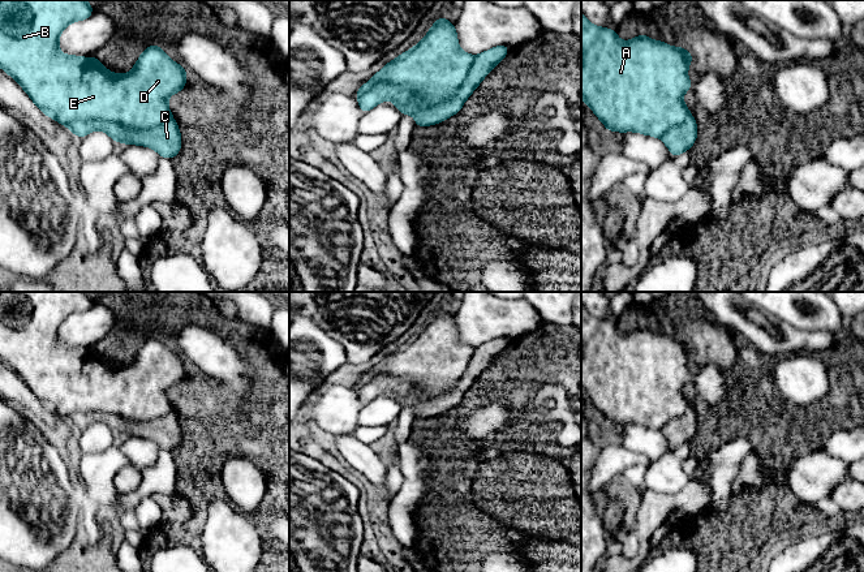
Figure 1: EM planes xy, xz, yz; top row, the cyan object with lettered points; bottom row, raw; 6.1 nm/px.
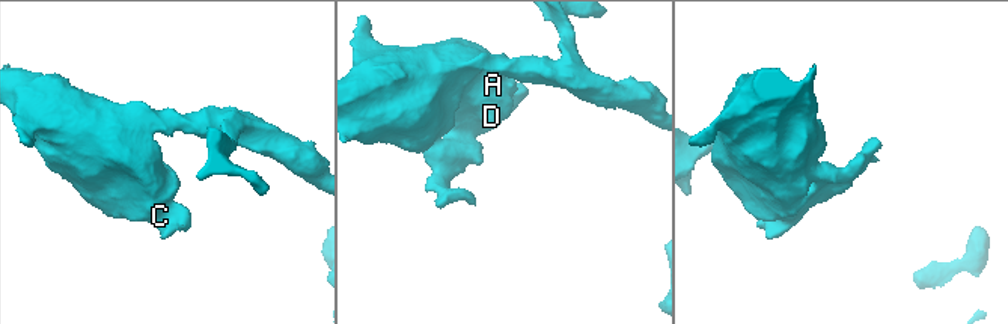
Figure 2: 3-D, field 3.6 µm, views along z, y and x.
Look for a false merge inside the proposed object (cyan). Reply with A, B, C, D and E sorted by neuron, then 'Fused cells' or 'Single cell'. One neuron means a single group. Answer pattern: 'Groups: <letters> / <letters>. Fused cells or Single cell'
Groups: A B D E / C. Fused cells

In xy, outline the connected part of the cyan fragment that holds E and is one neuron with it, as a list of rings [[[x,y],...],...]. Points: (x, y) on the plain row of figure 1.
[[[0,292],[0,360],[16,371],[46,408],[64,418],[85,412],[150,421],[171,413],[168,390],[184,382],[186,361],[171,352],[162,339],[147,337],[126,366],[112,365],[96,348],[60,344],[63,322],[74,313],[87,311],[93,304],[86,292]]]

